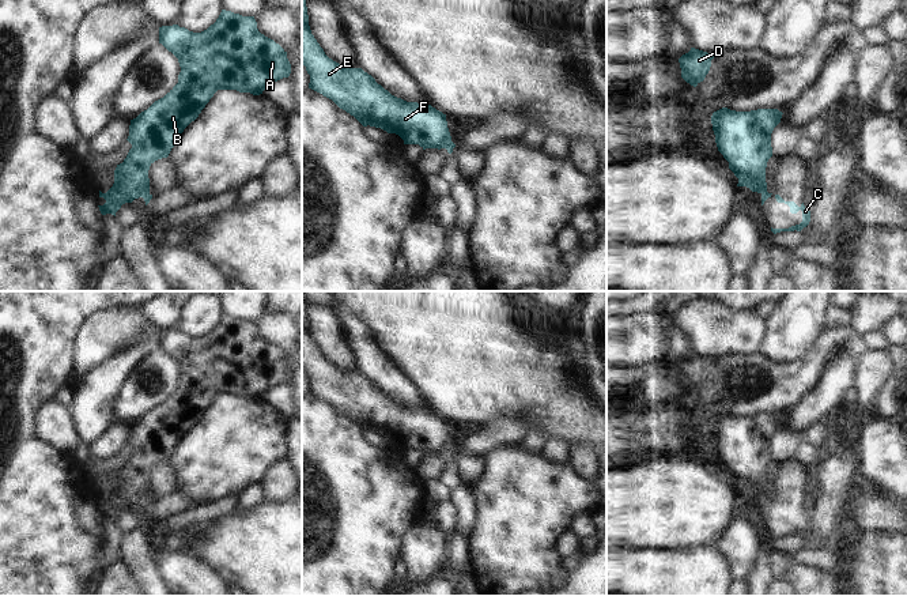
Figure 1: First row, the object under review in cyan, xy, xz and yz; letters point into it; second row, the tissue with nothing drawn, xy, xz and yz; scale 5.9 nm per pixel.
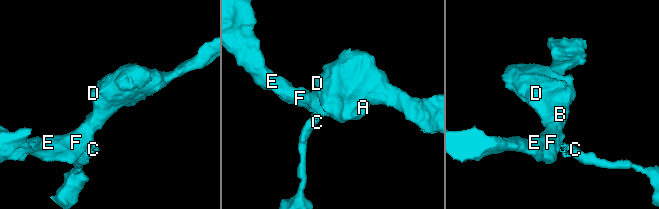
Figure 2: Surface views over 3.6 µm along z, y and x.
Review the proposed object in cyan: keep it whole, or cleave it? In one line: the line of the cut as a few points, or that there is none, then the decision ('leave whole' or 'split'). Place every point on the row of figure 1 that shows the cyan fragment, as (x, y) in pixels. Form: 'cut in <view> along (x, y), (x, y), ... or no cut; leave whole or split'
cut in xy along (148, 192), (142, 196); split

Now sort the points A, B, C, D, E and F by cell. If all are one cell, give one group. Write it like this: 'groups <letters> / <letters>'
groups A B D E F / C

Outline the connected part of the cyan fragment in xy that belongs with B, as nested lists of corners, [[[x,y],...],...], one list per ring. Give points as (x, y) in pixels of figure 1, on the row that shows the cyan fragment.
[[[222,10],[216,22],[201,33],[189,31],[178,24],[159,27],[159,44],[178,59],[181,67],[178,83],[163,98],[155,101],[147,110],[131,120],[126,140],[132,144],[132,148],[124,162],[117,165],[113,186],[106,193],[99,191],[99,197],[106,200],[103,205],[98,205],[102,215],[112,214],[116,216],[122,204],[132,203],[135,199],[150,193],[150,166],[155,161],[169,156],[178,136],[199,117],[218,90],[237,90],[239,93],[260,95],[272,82],[288,78],[291,73],[287,52],[273,39],[258,31],[254,16],[242,16],[226,10]]]

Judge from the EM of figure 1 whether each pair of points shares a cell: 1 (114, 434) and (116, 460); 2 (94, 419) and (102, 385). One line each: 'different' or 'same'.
1: different
2: same

